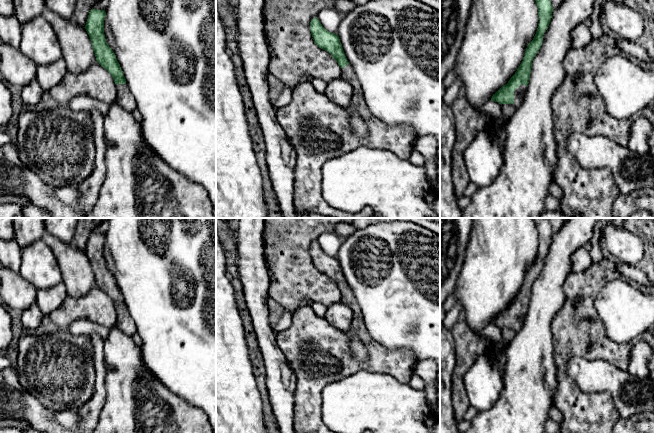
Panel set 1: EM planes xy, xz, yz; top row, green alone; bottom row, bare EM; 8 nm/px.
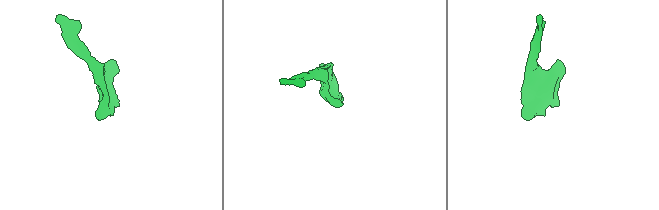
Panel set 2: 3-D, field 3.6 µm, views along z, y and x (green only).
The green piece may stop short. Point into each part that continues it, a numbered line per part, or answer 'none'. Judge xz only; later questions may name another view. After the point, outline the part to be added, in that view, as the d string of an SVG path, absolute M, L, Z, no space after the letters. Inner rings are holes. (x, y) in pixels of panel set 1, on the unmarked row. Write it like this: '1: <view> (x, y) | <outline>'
1: xz (319, 354) | M351 288L341 292L342 302L347 305L354 313L352 327L348 332L343 332L332 326L324 317L319 317L313 309L309 307L299 307L292 315L292 324L285 330L276 334L276 343L283 352L287 363L295 372L297 382L295 388L294 400L294 430L295 433L335 433L331 431L322 420L322 391L323 388L333 382L339 381L347 376L351 376L359 371L376 372L380 374L388 374L401 383L407 384L414 374L414 368L418 362L417 358L411 351L399 350L391 351L376 342L369 334L362 311L357 303L355 295ZM352 342L361 342L368 351L368 359L366 361L356 360L352 356L350 344Z

